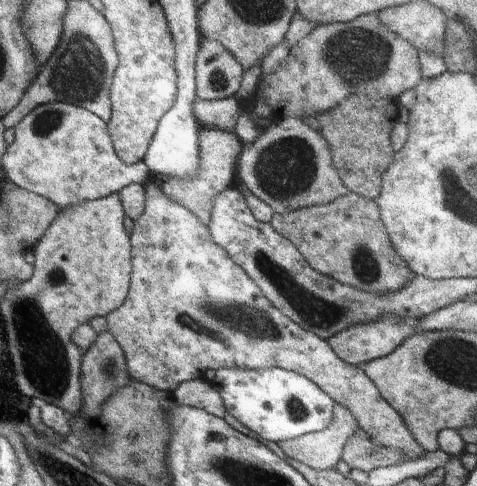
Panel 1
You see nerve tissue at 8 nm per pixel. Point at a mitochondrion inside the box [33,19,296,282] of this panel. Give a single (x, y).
(79, 74)

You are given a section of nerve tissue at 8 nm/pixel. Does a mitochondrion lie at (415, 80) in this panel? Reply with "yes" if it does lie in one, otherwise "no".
no

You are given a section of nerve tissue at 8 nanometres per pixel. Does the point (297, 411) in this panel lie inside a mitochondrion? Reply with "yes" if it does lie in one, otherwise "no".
yes

